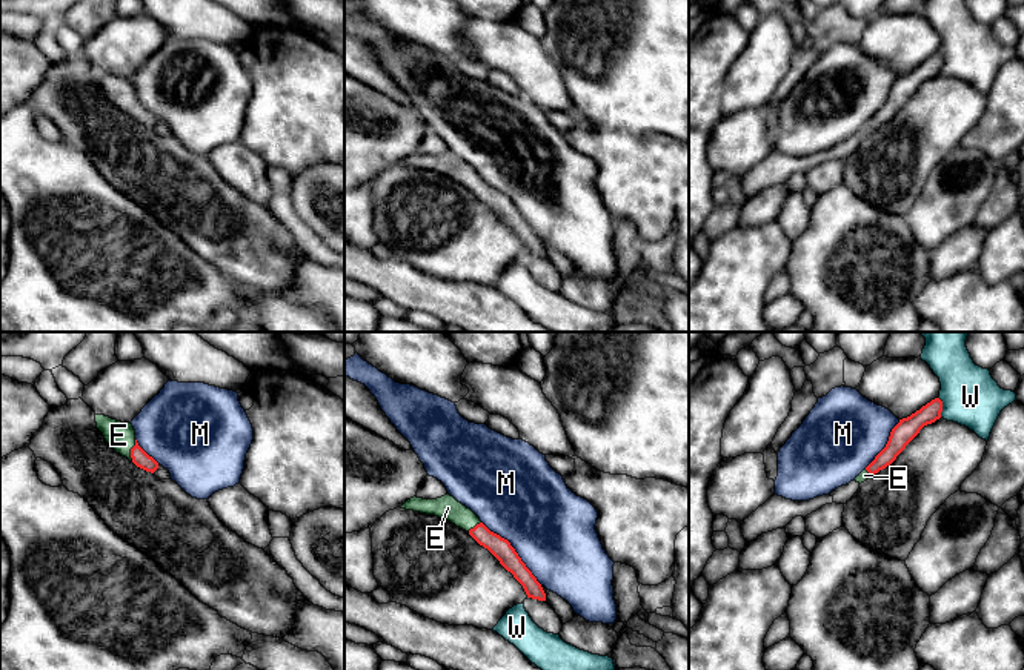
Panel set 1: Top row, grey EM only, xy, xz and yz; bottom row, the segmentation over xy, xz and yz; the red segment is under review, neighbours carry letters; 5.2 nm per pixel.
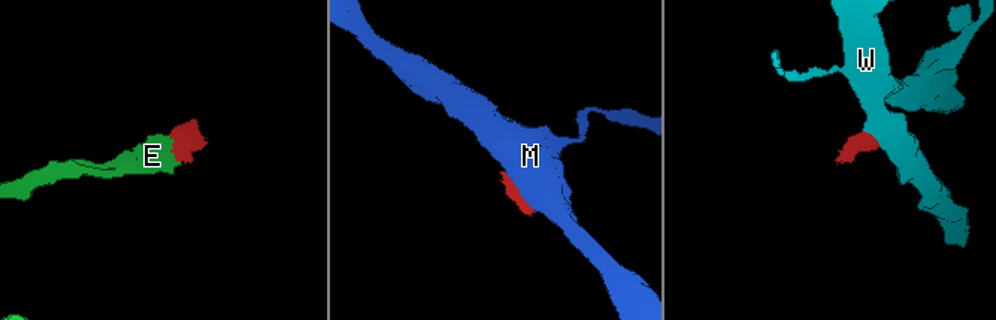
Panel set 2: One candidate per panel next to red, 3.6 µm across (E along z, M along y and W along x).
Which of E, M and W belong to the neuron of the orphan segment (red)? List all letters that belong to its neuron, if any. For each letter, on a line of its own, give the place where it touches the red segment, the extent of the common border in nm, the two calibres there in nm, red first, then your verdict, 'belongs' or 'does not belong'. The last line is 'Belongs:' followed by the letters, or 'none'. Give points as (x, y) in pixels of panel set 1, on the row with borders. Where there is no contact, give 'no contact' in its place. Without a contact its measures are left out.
E: xy (131, 451) | 110 nm | 90/150 nm | belongs
M: xz (514, 550) | 460 nm | 110/440 nm | does not belong
W: yz (941, 407) | 110 nm | 110/300 nm | does not belong
Belongs: E

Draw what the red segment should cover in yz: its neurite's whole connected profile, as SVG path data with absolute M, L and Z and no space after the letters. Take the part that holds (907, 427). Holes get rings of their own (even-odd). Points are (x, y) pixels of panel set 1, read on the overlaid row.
M935 398L910 416L899 420L899 423L892 429L886 447L853 481L861 484L879 470L890 466L924 426L941 418L941 412L943 401Z

